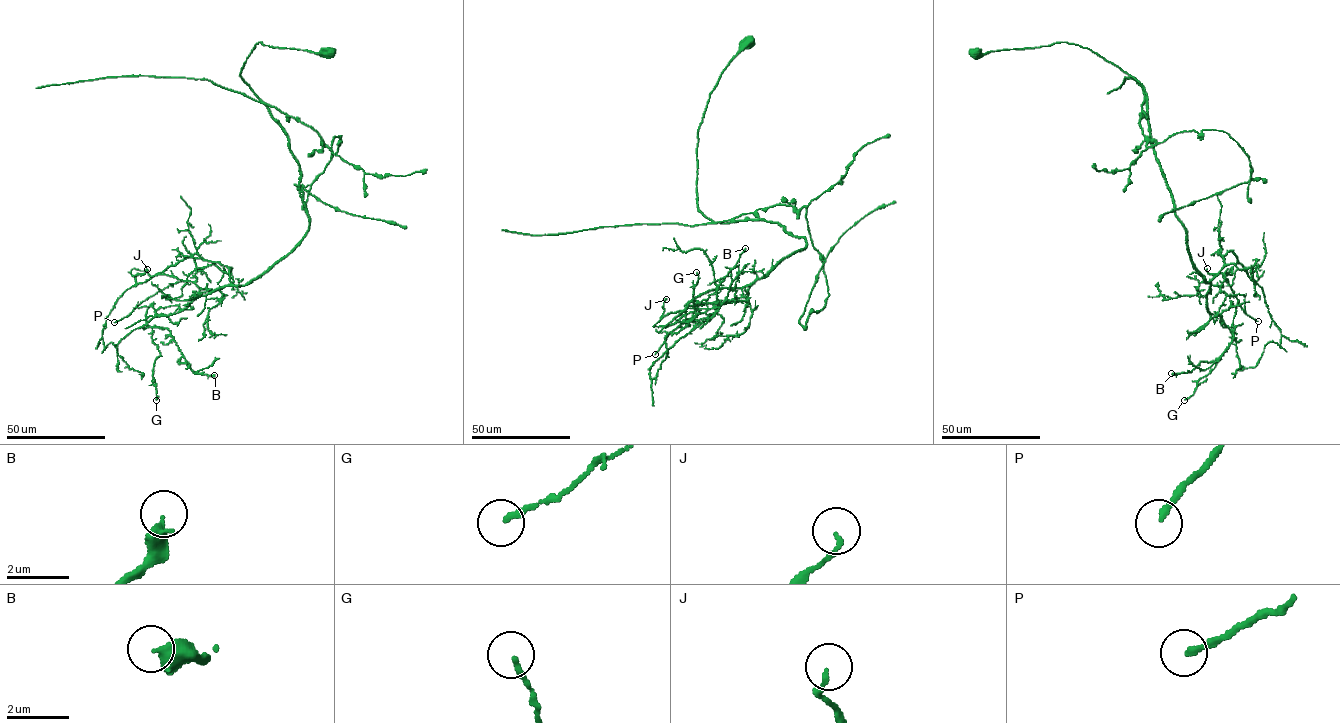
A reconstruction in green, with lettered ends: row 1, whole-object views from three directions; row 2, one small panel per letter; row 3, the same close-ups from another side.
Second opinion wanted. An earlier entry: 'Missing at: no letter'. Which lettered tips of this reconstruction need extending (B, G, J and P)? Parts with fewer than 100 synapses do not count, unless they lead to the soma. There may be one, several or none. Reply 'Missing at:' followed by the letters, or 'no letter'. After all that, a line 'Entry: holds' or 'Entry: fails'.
Missing at: no letter
Entry: holds

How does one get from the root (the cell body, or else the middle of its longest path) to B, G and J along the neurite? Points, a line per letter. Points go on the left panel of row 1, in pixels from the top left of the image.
B: (329, 53), (259, 42), (240, 75), (298, 163), (302, 241), (141, 326), (167, 329), (179, 364), (214, 375)
G: (329, 53), (247, 58), (308, 231), (141, 326), (156, 400)
J: (329, 53), (259, 42), (240, 75), (298, 163), (302, 241), (218, 290), (131, 274), (147, 269)

